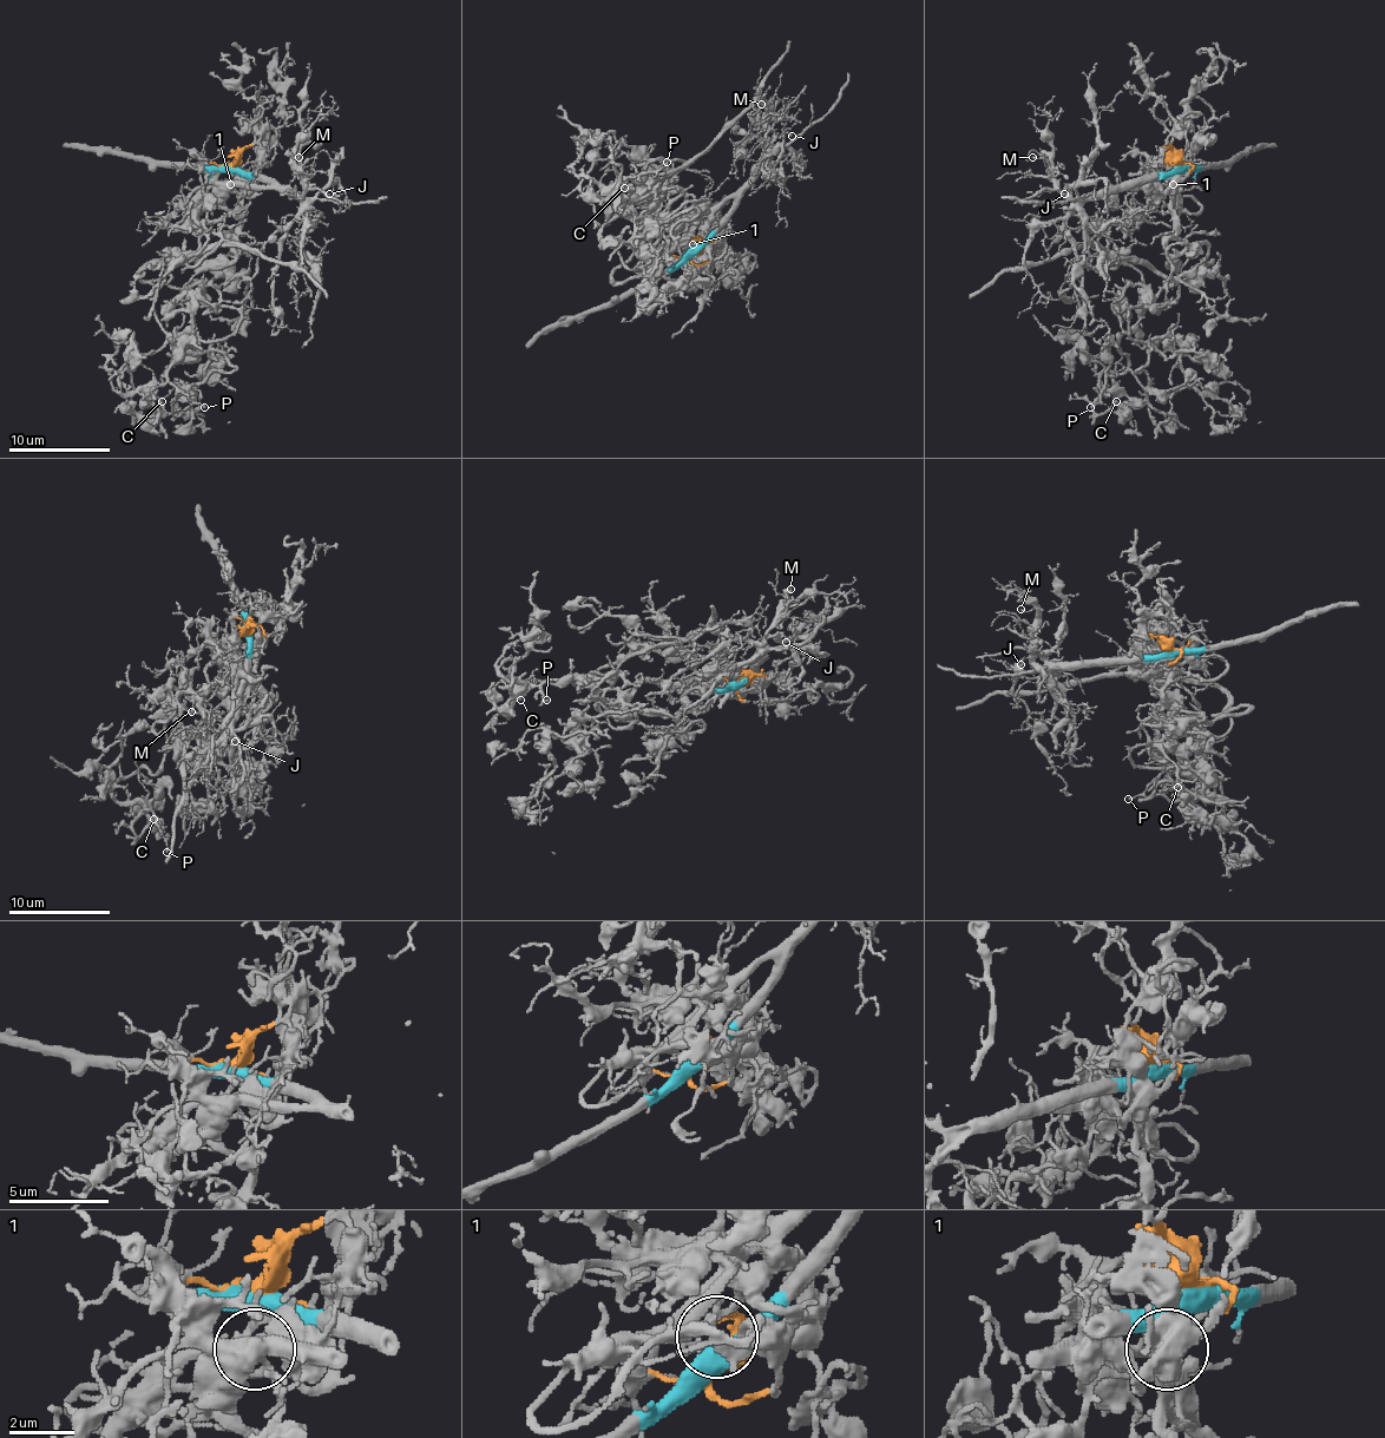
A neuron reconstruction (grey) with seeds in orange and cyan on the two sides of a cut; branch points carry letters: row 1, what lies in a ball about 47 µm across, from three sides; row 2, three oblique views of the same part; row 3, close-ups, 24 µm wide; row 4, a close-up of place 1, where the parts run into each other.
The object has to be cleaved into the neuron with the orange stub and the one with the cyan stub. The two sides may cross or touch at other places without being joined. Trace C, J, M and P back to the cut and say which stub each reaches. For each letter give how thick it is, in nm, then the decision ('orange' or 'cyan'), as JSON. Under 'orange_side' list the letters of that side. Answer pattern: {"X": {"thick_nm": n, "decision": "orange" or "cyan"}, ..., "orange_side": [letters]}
{"C": {"thick_nm": 130, "decision": "orange"}, "J": {"thick_nm": 90, "decision": "cyan"}, "M": {"thick_nm": 110, "decision": "cyan"}, "P": {"thick_nm": 120, "decision": "orange"}, "orange_side": ["C", "P"]}

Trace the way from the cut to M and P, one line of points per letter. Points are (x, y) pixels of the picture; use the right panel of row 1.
M: (1180, 166), (1083, 197), (1065, 197), (1058, 189), (1052, 164), (1045, 156), (1032, 156)
P: (1180, 164), (1177, 296), (1120, 340), (1122, 373), (1091, 408)

